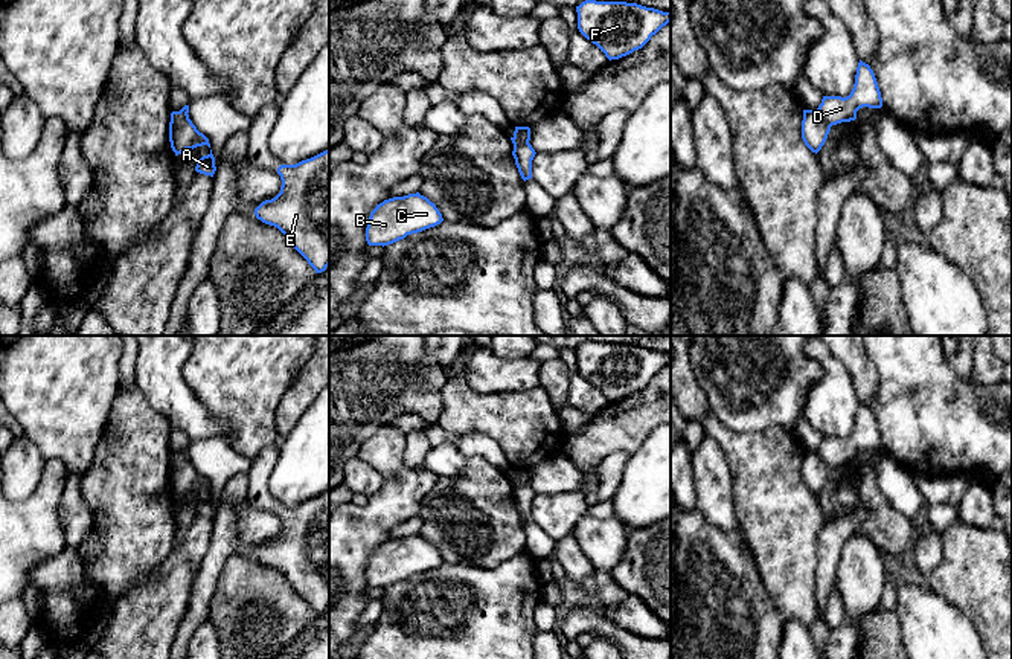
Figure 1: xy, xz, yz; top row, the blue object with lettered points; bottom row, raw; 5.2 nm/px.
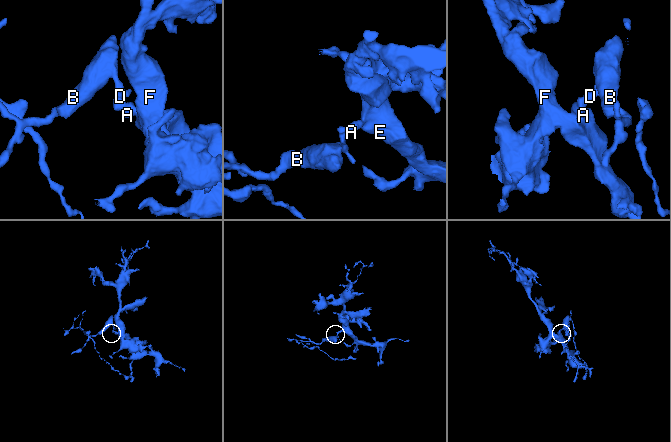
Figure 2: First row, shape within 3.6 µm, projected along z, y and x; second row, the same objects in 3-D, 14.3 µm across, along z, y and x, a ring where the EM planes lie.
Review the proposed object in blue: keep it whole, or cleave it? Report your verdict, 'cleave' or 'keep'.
cleave

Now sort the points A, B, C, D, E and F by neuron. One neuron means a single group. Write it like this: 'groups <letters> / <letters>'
groups A E F / B C D

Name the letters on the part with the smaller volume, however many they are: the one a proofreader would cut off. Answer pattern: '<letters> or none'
B, C, D

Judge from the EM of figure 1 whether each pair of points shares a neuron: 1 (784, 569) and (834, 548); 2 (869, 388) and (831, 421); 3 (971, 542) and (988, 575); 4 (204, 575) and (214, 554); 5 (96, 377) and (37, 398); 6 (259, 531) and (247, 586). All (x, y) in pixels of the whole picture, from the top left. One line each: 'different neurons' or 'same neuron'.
1: different neurons
2: different neurons
3: same neuron
4: same neuron
5: same neuron
6: different neurons

